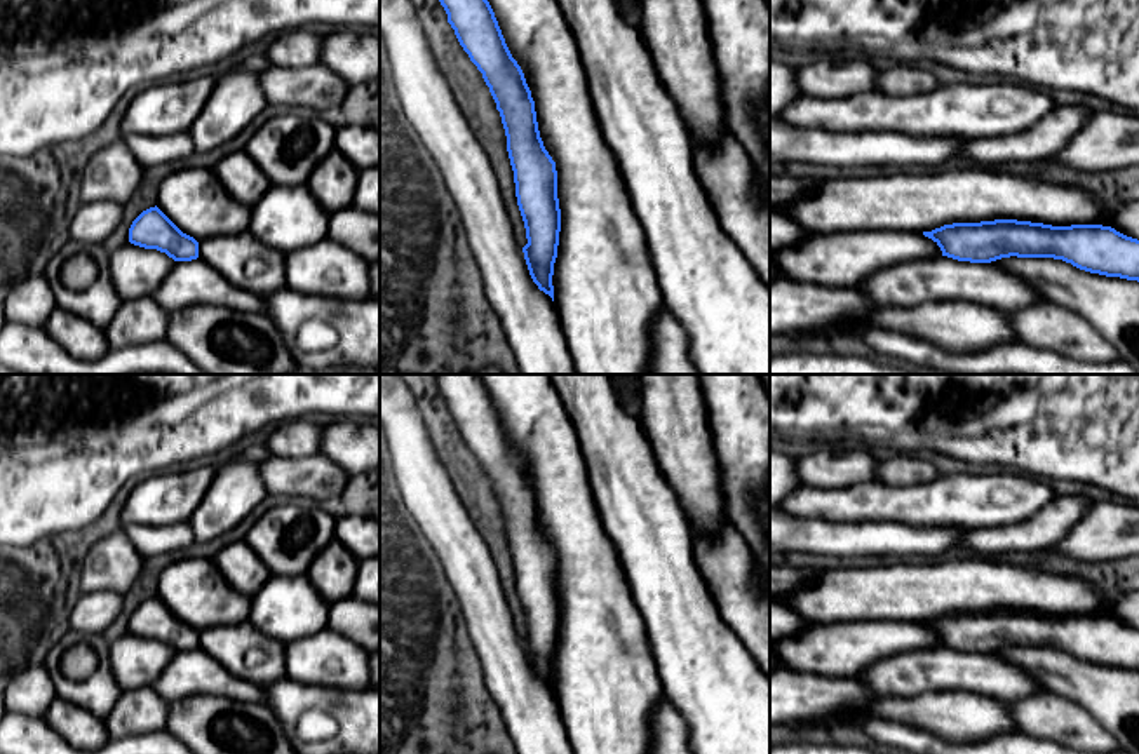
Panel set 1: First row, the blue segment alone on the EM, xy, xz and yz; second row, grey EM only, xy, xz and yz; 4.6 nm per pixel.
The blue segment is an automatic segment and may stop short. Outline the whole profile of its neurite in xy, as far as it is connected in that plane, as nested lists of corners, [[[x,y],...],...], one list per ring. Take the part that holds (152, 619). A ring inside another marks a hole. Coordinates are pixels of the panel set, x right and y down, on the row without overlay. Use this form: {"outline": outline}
{"outline": [[[157,596],[143,601],[129,618],[129,632],[165,643],[174,651],[199,648],[199,632],[183,623]]]}

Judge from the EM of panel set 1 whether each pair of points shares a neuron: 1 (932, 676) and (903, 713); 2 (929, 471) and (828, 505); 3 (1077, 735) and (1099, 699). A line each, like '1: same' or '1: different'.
1: different
2: different
3: different

